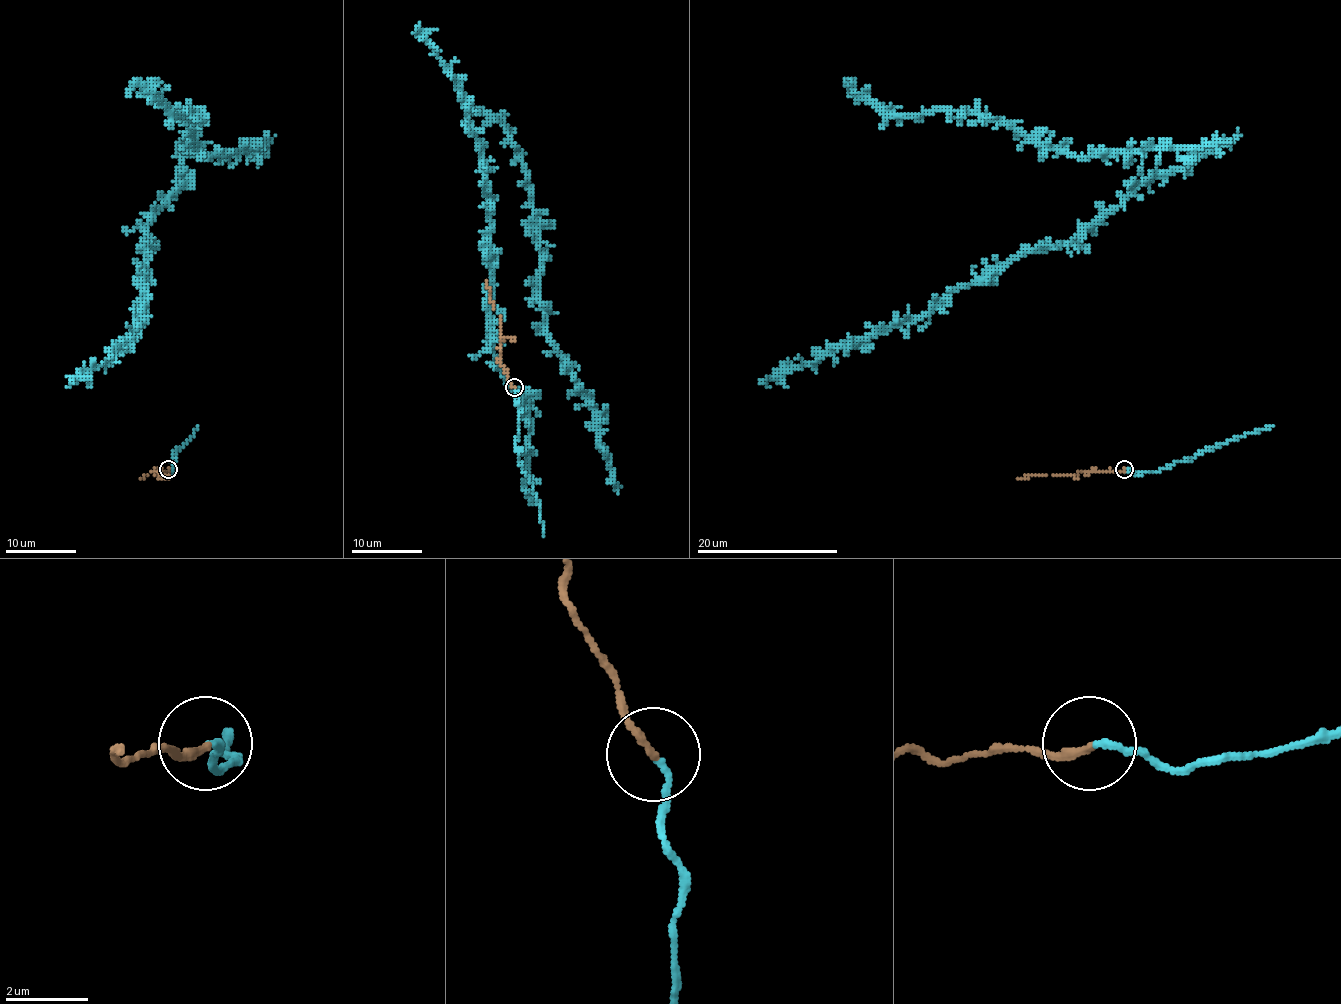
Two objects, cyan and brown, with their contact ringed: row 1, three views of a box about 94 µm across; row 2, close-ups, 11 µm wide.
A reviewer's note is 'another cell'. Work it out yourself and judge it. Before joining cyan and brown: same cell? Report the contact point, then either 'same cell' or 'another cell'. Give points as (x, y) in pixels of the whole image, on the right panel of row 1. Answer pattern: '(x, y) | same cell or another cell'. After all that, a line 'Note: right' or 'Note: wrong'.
(1124, 469) | same cell
Note: wrong

